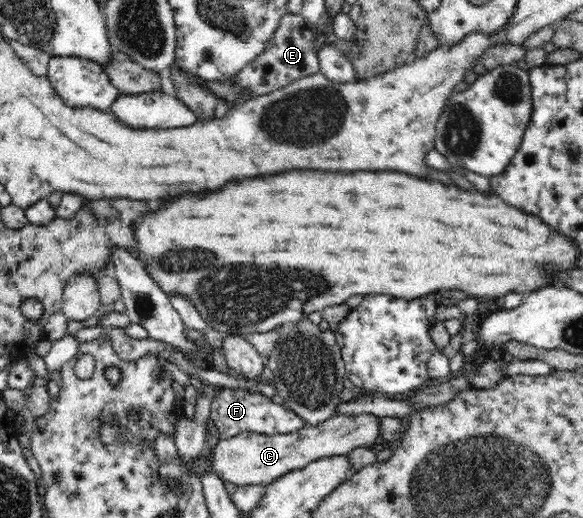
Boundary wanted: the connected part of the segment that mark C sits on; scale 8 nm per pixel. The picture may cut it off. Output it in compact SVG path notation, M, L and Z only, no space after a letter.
M340 414L330 417L327 421L312 425L310 428L302 427L290 434L274 434L268 436L267 434L256 434L251 432L241 432L238 436L232 438L220 439L218 444L214 446L212 455L212 471L218 475L221 480L225 482L232 482L237 486L248 486L270 484L276 479L281 478L284 474L288 474L294 470L302 469L309 466L310 462L322 458L330 458L330 456L349 455L354 448L360 446L375 447L376 443L379 444L379 430L378 422L380 416L373 414Z

